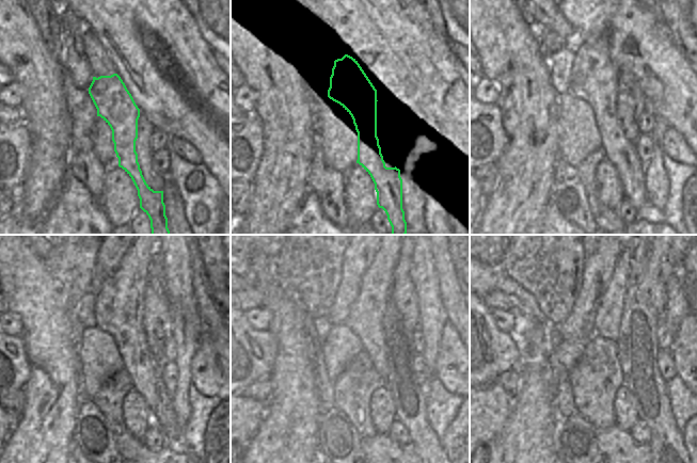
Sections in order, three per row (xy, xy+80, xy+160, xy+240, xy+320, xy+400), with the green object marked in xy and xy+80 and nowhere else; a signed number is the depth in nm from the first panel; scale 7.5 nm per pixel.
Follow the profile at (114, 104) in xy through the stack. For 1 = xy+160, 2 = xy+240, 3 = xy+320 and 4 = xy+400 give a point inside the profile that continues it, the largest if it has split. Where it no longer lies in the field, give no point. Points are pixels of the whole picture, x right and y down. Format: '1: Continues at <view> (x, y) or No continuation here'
1: Continues at xy+160 (593, 78)
2: Continues at xy+240 (120, 307)
3: Continues at xy+320 (365, 319)
4: Continues at xy+400 (607, 320)

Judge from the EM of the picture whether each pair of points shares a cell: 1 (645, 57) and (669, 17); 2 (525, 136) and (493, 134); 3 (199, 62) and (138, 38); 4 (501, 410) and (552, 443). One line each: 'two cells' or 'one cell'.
1: two cells
2: two cells
3: one cell
4: two cells

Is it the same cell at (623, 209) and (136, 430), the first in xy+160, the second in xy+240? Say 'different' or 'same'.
different

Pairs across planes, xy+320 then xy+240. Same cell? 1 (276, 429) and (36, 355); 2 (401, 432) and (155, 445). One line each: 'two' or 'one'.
1: one
2: one

